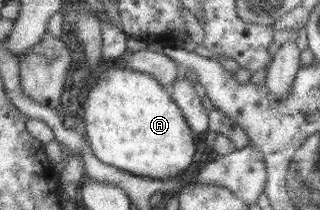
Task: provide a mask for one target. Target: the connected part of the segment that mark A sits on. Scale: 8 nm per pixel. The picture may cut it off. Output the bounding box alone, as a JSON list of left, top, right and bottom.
[83,62,198,180]

